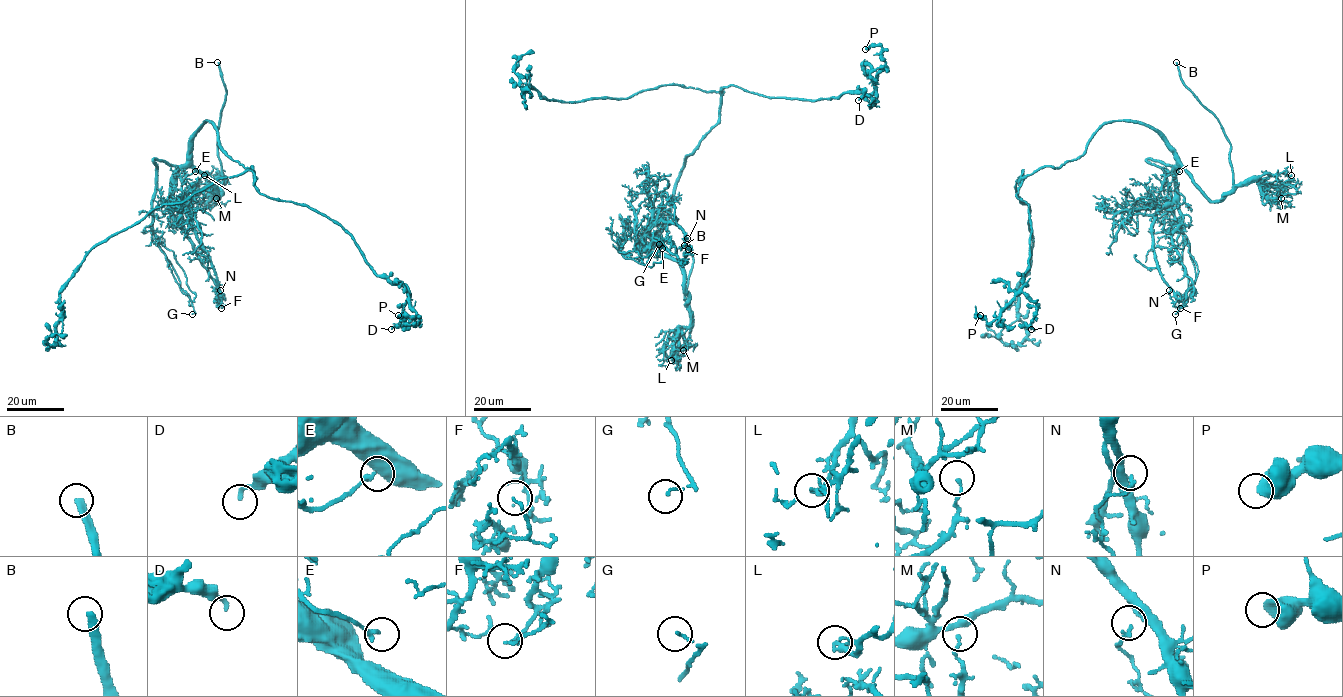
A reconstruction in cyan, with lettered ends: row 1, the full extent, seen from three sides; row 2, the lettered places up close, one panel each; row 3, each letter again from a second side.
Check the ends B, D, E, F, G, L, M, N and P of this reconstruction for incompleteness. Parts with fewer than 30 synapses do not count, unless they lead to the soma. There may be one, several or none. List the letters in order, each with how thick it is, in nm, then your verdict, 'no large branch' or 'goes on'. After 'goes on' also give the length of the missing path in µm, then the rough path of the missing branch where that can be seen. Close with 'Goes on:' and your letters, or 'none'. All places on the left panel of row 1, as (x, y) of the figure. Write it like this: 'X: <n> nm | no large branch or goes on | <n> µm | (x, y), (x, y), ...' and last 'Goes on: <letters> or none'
B: 360 nm | goes on | 50 µm
D: 200 nm | no large branch
E: 170 nm | no large branch
F: 100 nm | no large branch
G: 100 nm | no large branch
L: 280 nm | no large branch
M: 130 nm | no large branch
N: 90 nm | no large branch
P: 650 nm | no large branch
Goes on: B

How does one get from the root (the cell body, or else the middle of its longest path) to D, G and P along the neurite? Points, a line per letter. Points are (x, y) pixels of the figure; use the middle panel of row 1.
D: (712, 127), (721, 92), (730, 85), (812, 100), (875, 91), (871, 105), (875, 100), (863, 94), (858, 100)
G: (712, 127), (686, 158), (656, 243), (638, 245), (625, 235), (619, 251), (646, 257), (659, 244)
P: (712, 127), (721, 92), (730, 85), (812, 100), (870, 94), (885, 61), (880, 46), (865, 49)

